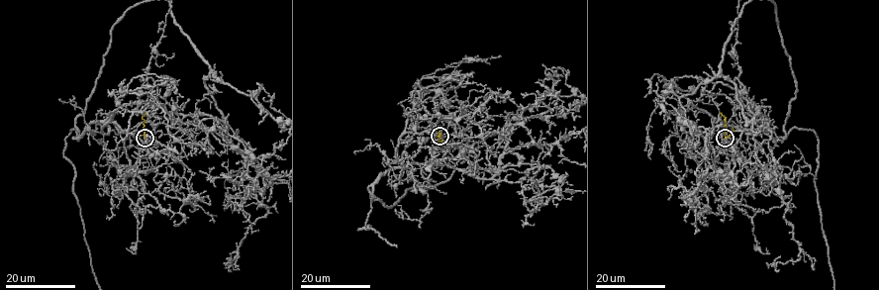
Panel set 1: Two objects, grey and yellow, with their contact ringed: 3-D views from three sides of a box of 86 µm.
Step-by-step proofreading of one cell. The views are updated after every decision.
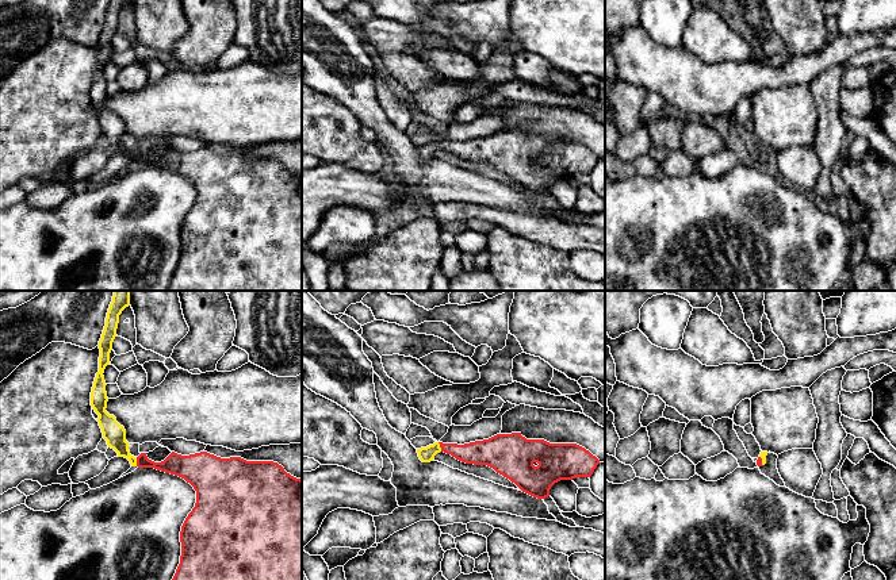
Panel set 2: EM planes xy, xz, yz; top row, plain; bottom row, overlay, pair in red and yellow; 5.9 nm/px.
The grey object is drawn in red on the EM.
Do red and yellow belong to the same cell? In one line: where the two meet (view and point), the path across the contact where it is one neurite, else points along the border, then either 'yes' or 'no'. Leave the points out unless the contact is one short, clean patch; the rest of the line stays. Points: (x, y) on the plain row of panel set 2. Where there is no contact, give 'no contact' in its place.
contact xy (137, 158); way xy (175, 161), (154, 162), (137, 158), (122, 146), (115, 131); yes

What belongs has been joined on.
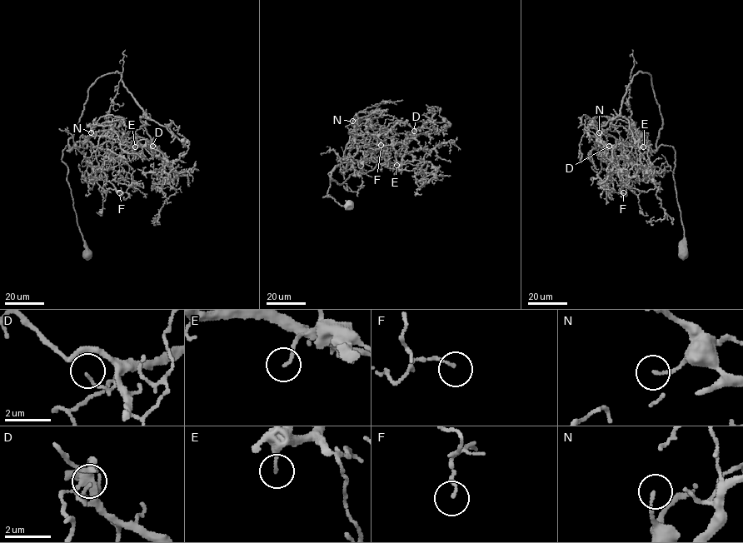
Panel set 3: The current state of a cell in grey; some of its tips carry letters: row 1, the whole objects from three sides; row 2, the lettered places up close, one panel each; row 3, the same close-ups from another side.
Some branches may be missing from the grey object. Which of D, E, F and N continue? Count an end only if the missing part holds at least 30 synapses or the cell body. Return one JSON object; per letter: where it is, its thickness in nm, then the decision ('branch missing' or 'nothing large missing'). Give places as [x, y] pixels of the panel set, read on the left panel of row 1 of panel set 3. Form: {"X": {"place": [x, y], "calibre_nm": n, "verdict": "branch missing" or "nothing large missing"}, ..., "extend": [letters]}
{"D": {"place": [152, 146], "calibre_nm": 110, "verdict": "branch missing"}, "E": {"place": [135, 146], "calibre_nm": 110, "verdict": "nothing large missing"}, "F": {"place": [119, 192], "calibre_nm": 110, "verdict": "nothing large missing"}, "N": {"place": [91, 132], "calibre_nm": 130, "verdict": "nothing large missing"}, "extend": ["D"]}

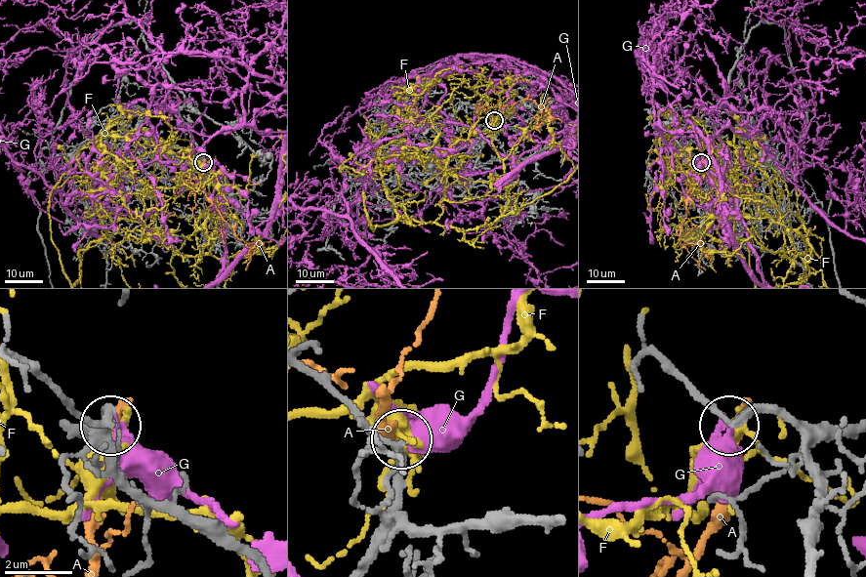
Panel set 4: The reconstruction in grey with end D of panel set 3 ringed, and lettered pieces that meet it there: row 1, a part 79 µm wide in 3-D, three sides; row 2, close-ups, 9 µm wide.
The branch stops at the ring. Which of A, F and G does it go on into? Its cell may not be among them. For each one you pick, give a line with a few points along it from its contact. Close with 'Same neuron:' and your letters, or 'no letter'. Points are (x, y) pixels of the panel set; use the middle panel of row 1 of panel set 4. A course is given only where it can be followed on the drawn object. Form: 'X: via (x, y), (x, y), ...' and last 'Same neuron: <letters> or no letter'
Same neuron: no letter

